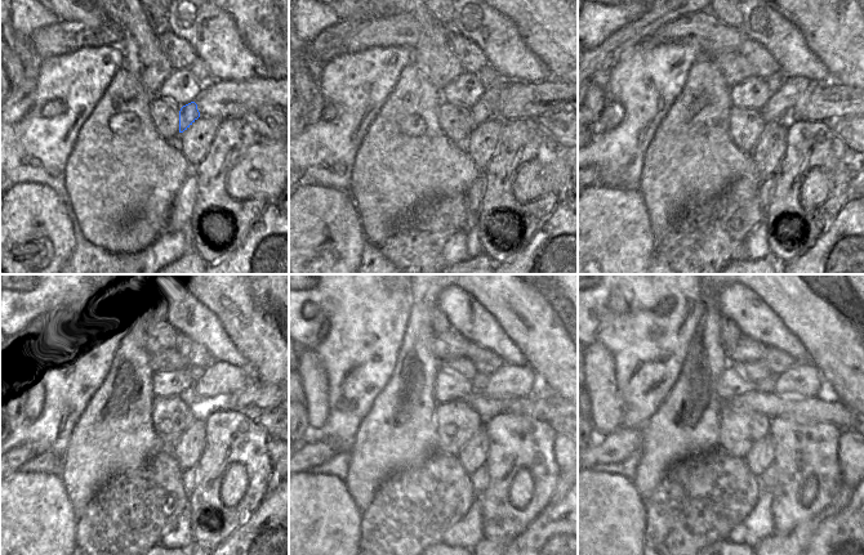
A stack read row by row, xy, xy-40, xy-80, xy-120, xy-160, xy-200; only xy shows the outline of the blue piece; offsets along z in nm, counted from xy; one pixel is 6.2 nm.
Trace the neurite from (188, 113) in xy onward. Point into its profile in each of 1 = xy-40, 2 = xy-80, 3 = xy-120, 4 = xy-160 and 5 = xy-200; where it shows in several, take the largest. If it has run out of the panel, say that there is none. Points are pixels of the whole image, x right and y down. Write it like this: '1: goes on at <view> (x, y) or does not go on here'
1: goes on at xy-40 (484, 110)
2: goes on at xy-80 (779, 106)
3: goes on at xy-120 (219, 380)
4: goes on at xy-160 (510, 381)
5: goes on at xy-200 (802, 380)

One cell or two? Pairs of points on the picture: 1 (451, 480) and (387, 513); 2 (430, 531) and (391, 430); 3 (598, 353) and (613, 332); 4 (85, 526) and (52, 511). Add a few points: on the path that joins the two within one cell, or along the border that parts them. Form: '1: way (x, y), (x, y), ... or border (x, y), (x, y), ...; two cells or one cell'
1: way (436, 495), (415, 505), (408, 513), (402, 513); one cell
2: border (432, 453), (414, 466), (392, 471), (379, 484); two cells
3: border (591, 343), (606, 348), (614, 361), (615, 374); two cells
4: border (75, 517), (76, 541); two cells

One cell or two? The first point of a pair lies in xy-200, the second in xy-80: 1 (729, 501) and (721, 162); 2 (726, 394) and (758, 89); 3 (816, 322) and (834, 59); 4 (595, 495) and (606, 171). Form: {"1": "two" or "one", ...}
{"1": "two", "2": "one", "3": "one", "4": "two"}

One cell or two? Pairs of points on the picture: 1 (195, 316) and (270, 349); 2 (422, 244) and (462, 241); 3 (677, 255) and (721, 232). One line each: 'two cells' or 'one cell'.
1: two cells
2: two cells
3: one cell

